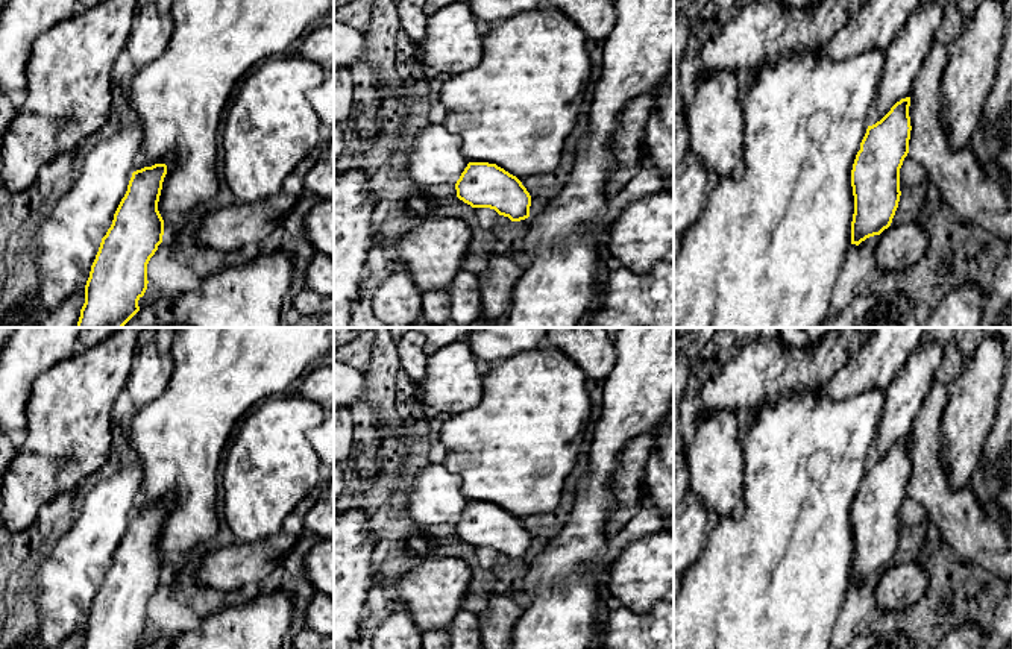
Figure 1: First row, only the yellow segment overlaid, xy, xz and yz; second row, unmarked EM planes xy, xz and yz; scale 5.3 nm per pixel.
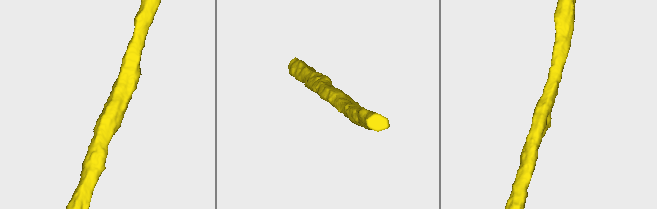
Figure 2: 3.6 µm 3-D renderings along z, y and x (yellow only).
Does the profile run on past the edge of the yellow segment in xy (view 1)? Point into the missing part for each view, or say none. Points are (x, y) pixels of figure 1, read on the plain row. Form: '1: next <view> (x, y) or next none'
1: next none

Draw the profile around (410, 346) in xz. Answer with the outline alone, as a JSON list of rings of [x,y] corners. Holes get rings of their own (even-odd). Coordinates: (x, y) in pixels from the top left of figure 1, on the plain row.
[[[407,331],[398,341],[398,353],[402,368],[419,384],[428,367],[428,353],[423,350],[425,337],[419,332]]]

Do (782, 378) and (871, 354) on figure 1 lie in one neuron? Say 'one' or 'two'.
one

